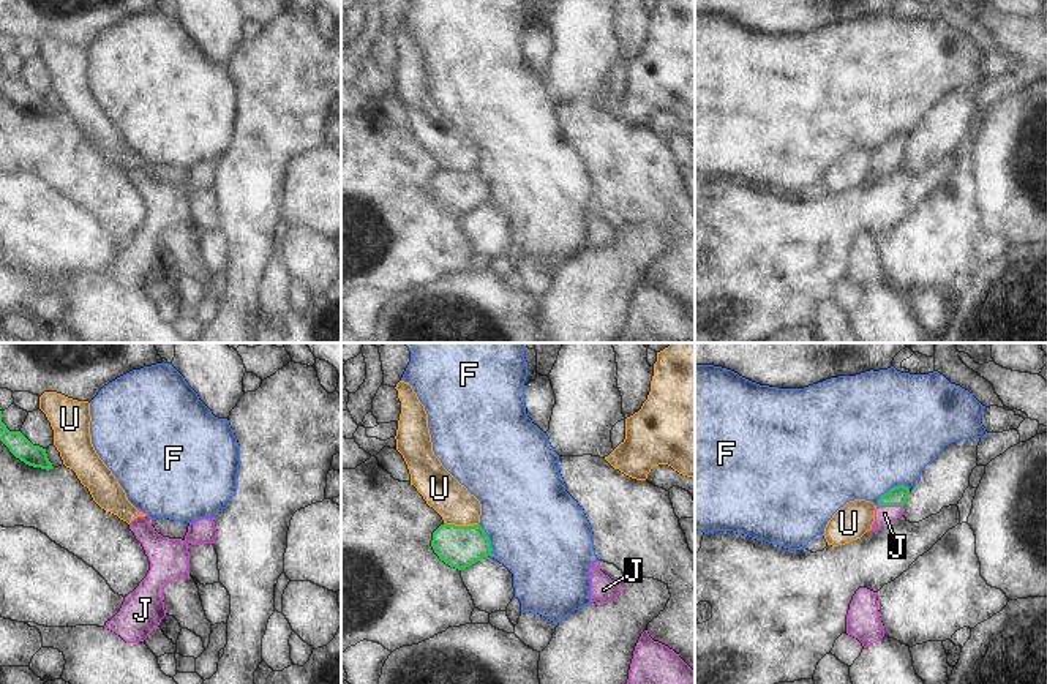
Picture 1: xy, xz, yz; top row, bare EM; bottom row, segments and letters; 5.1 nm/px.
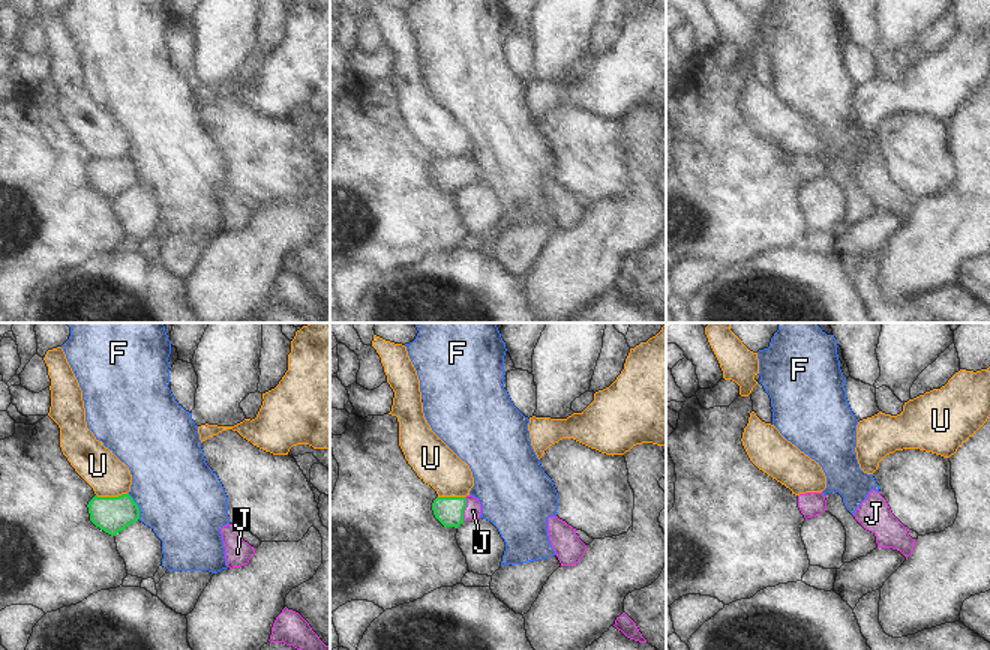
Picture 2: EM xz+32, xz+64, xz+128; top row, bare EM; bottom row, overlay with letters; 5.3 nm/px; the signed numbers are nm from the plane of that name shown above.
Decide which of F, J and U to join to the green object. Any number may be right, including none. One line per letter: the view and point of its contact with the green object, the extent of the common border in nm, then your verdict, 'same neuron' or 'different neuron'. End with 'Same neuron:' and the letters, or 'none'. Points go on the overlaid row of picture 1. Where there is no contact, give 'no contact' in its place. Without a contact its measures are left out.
F: yz (891, 488) | 190 nm | different neuron
J: yz (891, 504) | 130 nm | same neuron
U: xz (461, 526) | 180 nm | different neuron
Same neuron: J

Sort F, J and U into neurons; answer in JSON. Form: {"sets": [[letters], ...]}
{"sets": [["F"], ["J"], ["U"]]}

